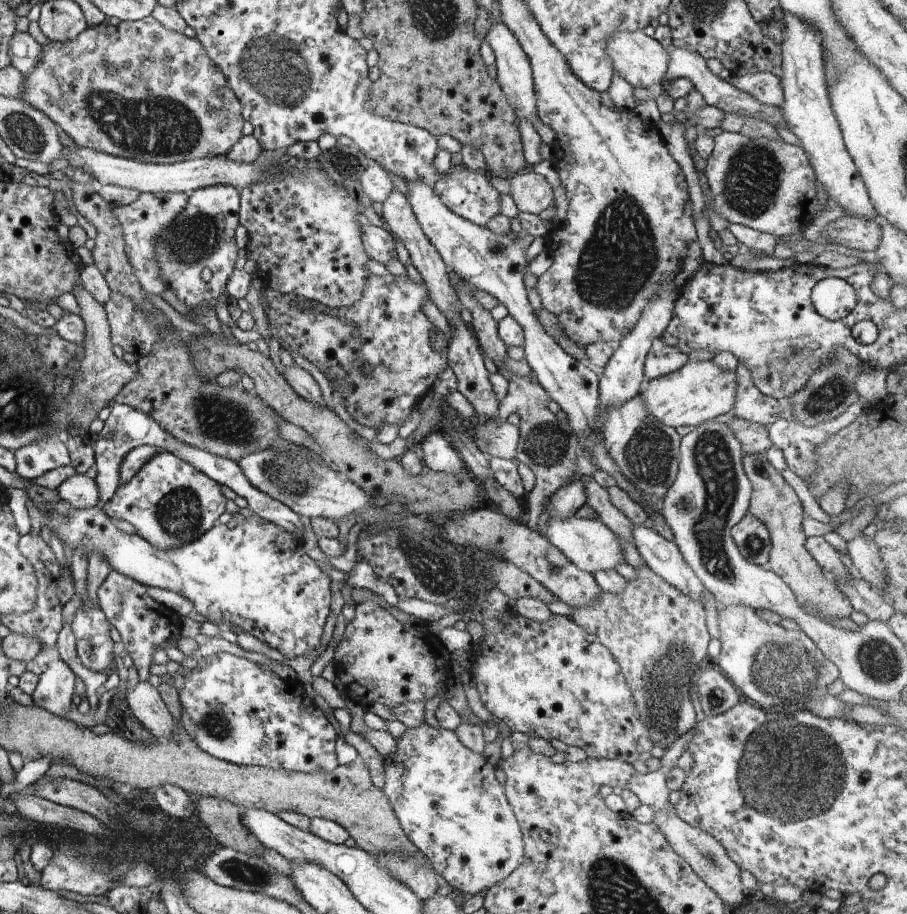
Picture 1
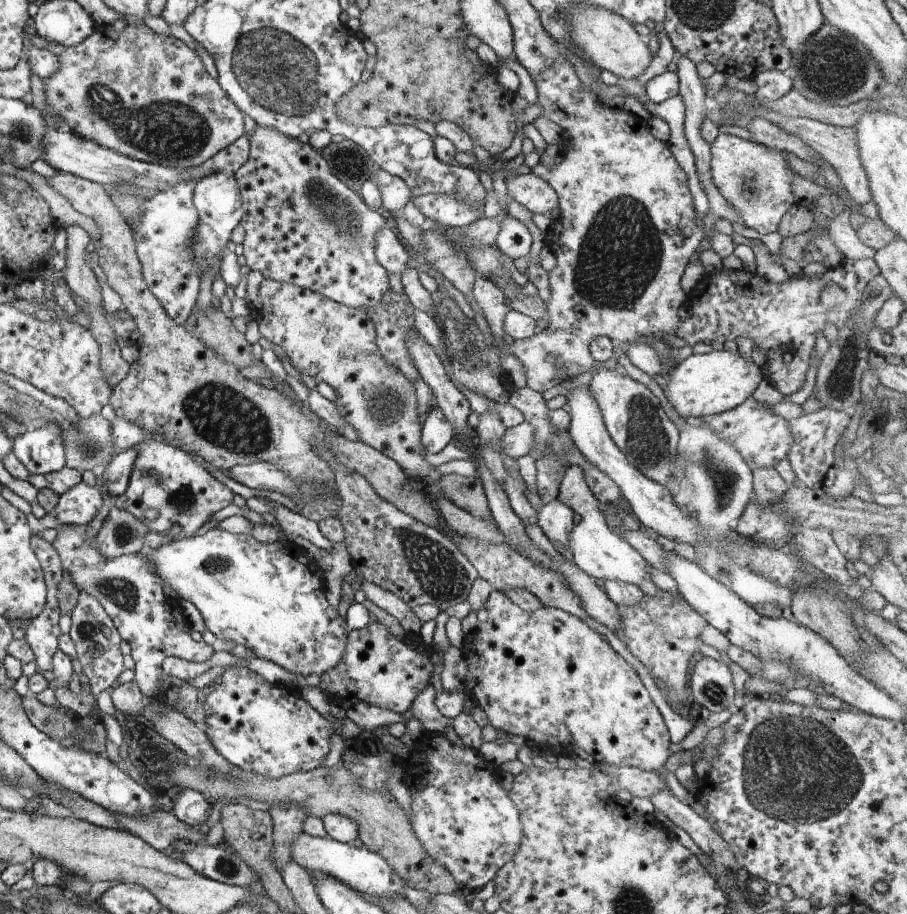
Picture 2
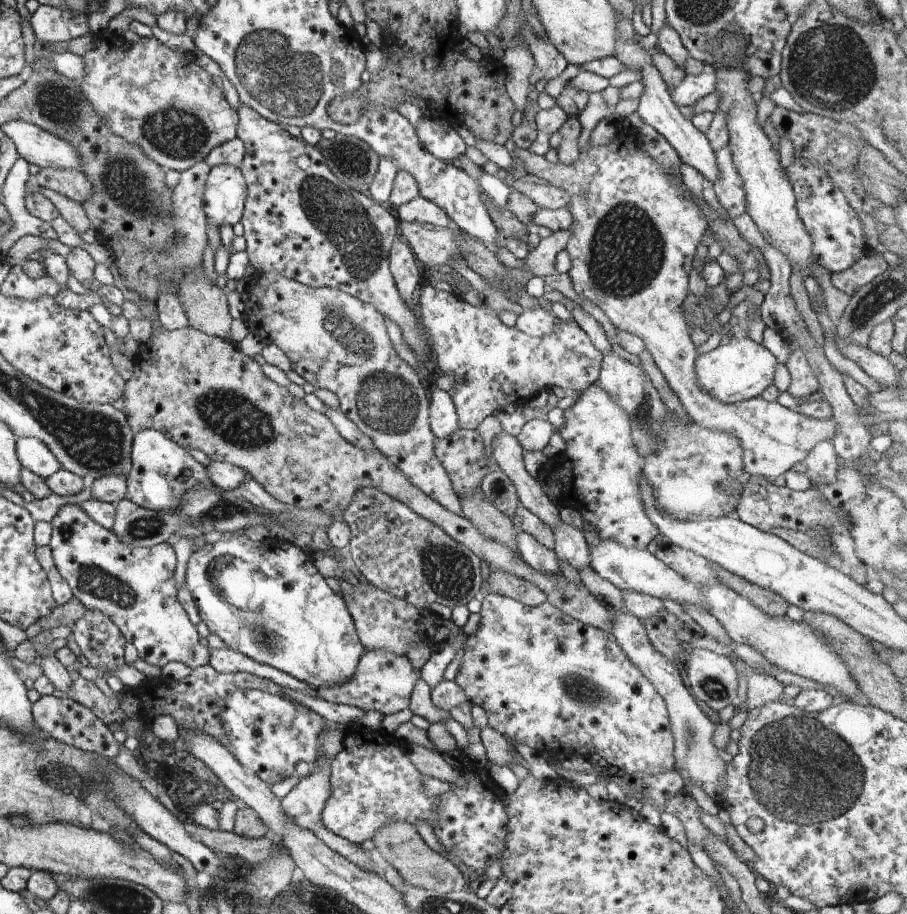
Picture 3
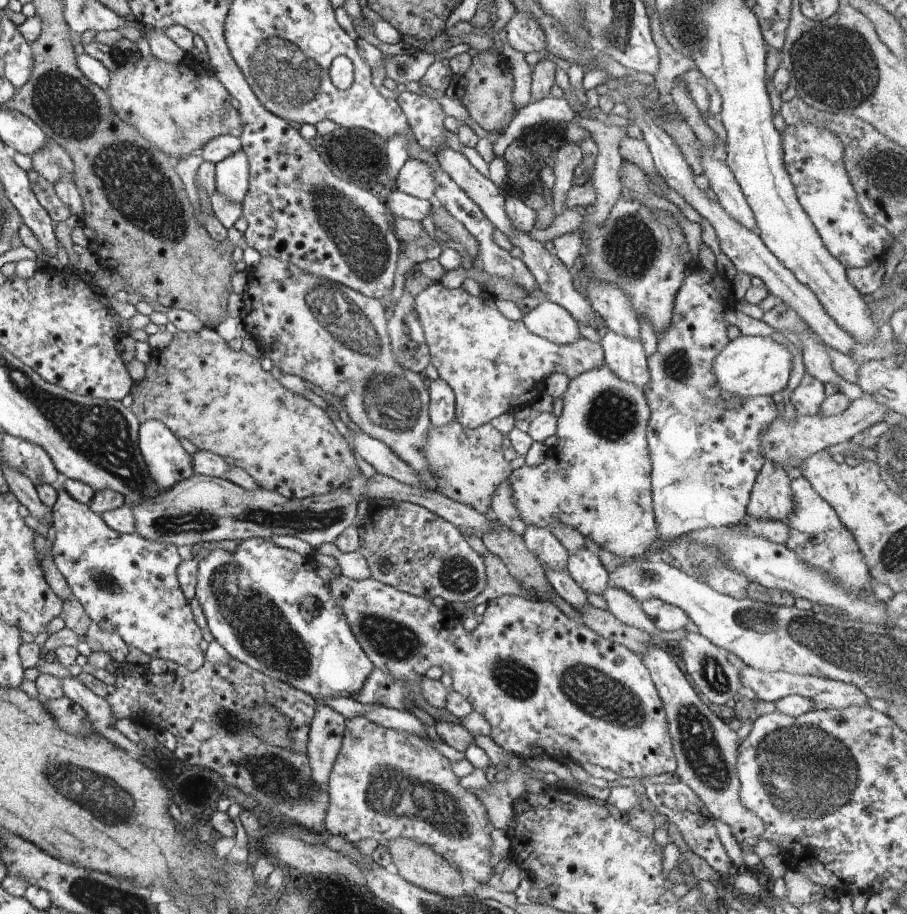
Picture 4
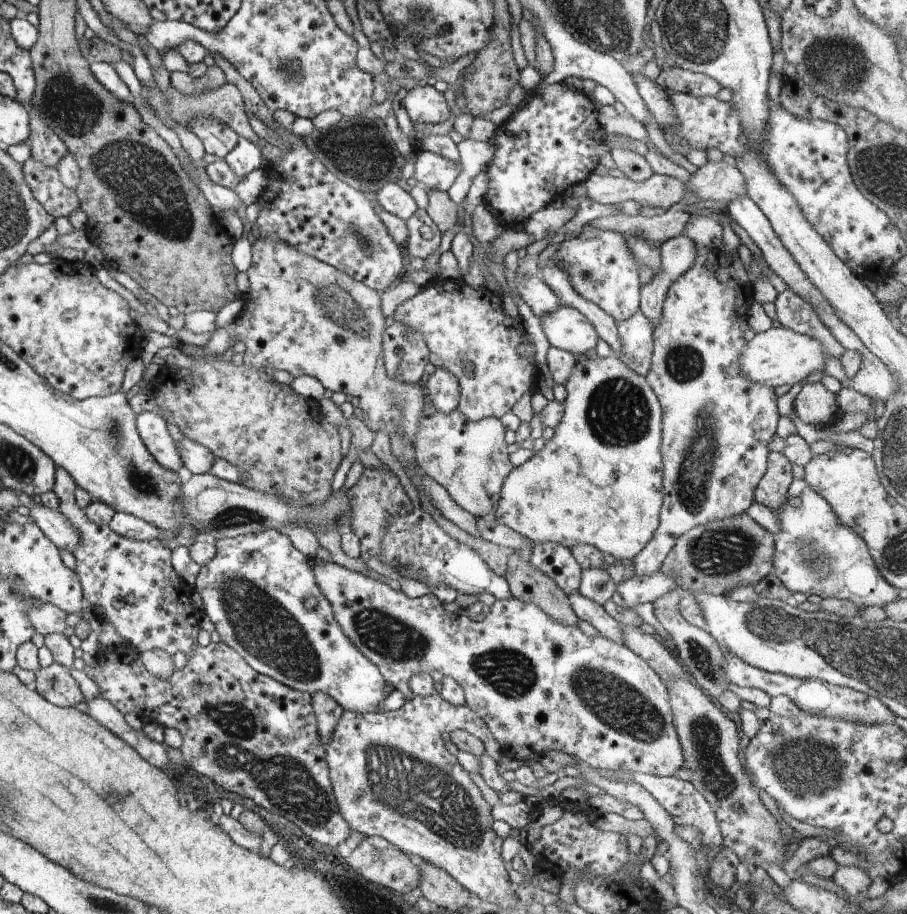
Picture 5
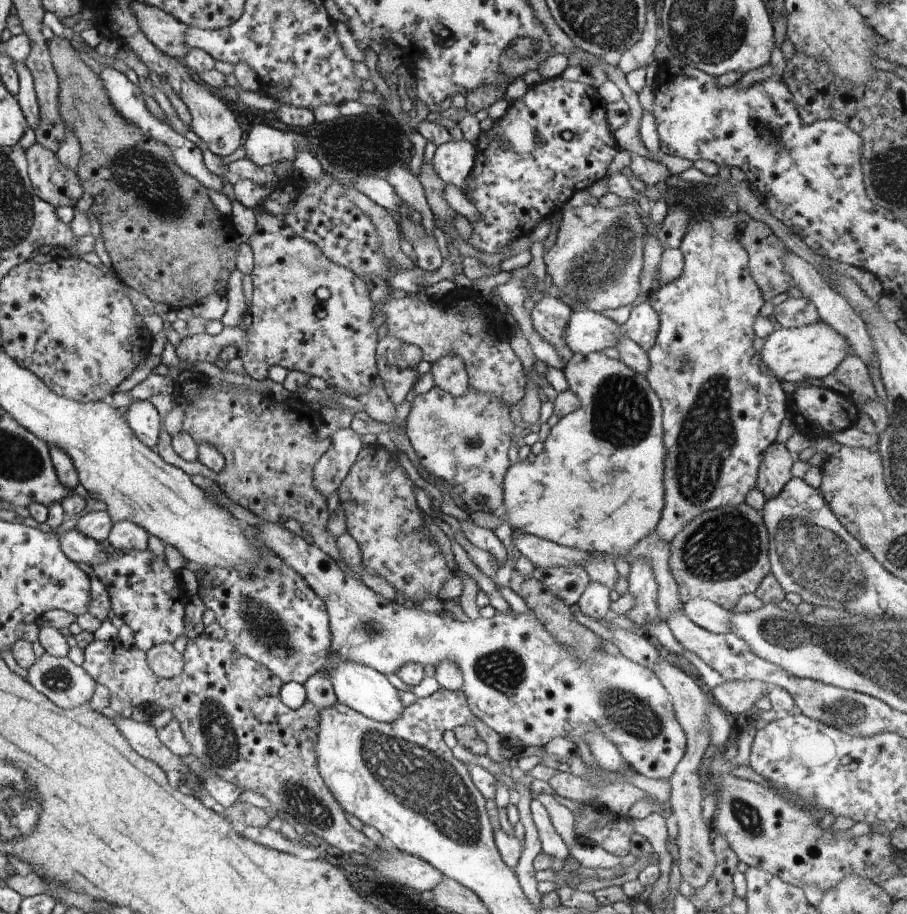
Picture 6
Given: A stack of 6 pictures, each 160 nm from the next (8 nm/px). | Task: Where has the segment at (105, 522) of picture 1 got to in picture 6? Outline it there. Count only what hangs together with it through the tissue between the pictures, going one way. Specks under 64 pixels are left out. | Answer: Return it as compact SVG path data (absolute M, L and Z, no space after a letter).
M245 525L245 535L257 546L261 552L261 562L258 565L250 565L250 569L242 571L231 570L222 567L204 567L209 573L198 582L199 595L205 608L210 608L215 614L215 620L226 630L225 638L228 639L240 654L250 657L252 660L264 665L273 672L283 683L296 681L304 684L311 676L324 671L333 684L337 700L353 708L366 718L391 723L403 715L406 708L401 701L400 691L396 689L377 670L338 659L331 652L331 632L329 625L329 614L324 601L316 596L302 576L294 572L274 551L268 549L265 544L257 538L255 526Z

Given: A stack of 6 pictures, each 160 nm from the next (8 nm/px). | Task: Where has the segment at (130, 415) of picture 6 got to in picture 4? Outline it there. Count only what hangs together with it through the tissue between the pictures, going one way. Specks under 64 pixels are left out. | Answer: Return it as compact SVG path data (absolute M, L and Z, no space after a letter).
M146 420L141 424L138 443L148 474L158 486L158 494L195 475L191 456L162 422Z

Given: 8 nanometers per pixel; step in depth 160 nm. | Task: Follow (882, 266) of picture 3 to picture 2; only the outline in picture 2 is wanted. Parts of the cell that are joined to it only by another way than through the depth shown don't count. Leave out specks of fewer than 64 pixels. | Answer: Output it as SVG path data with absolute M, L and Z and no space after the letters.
M873 259L846 260L837 268L827 269L820 279L807 276L788 277L786 282L772 283L750 270L721 270L706 273L696 288L686 294L684 304L691 311L688 319L680 320L676 336L693 347L700 342L715 340L724 344L728 340L748 338L766 354L764 367L769 370L765 378L782 395L798 392L806 384L806 373L811 364L811 352L816 346L818 333L822 333L826 320L816 312L820 305L818 294L828 284L840 286L847 296L862 296L872 278L880 275Z

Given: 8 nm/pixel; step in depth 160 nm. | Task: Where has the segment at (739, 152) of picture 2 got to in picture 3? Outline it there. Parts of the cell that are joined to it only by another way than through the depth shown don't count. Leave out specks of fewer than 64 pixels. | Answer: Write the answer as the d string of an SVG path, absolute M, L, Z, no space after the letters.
M725 146L715 152L716 166L718 166L718 180L712 184L714 192L720 204L728 211L729 217L745 214L746 194L744 191L744 180L738 174L732 150Z

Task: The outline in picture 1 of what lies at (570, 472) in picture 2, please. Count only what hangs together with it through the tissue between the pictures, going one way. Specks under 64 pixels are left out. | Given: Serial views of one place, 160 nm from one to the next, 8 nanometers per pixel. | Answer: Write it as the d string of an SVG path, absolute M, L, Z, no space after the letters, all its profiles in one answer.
M549 518L546 523L545 538L558 548L572 564L585 572L594 574L598 570L615 570L618 564L625 562L624 552L621 551L620 540L616 534L599 518Z

